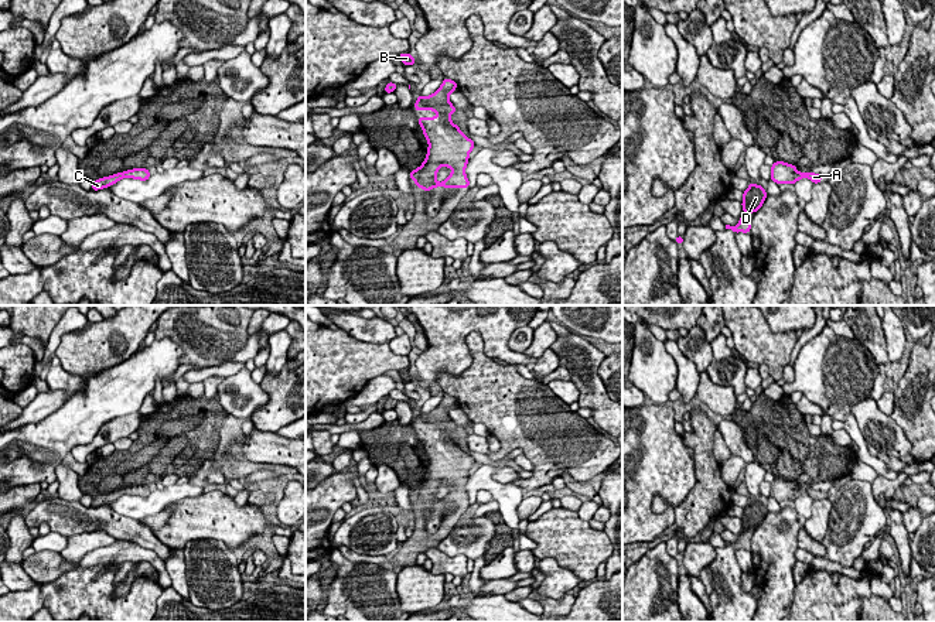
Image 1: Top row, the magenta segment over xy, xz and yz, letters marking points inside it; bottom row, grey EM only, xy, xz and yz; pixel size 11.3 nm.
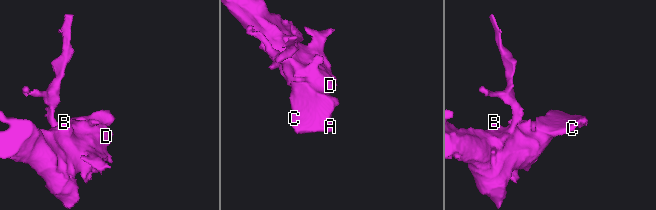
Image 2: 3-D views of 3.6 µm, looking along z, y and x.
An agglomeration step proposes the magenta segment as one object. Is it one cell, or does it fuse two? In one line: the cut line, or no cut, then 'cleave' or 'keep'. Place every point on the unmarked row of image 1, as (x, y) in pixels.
cut none; keep

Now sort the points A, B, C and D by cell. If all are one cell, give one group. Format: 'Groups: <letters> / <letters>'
Groups: A B C D

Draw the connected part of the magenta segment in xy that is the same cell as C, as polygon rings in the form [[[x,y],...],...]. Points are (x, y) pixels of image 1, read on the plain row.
[[[134,485],[105,495],[99,495],[92,499],[92,507],[108,505],[116,500],[117,498],[120,498],[122,495],[134,495],[134,496],[147,498],[150,495],[150,489],[147,485]]]

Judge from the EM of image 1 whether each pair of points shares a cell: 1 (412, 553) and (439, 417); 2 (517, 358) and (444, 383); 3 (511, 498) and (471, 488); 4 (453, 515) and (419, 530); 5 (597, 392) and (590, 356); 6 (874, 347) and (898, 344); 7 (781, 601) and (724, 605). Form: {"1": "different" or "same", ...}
{"1": "same", "2": "different", "3": "same", "4": "same", "5": "same", "6": "different", "7": "different"}

